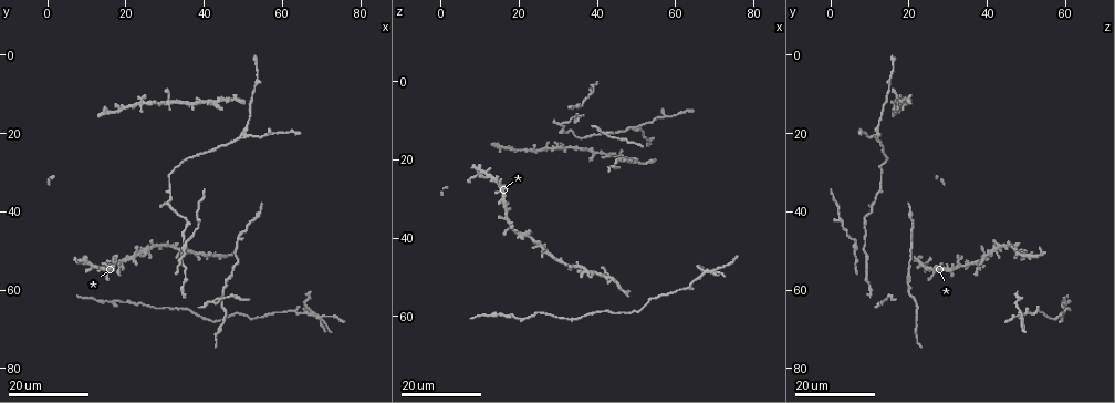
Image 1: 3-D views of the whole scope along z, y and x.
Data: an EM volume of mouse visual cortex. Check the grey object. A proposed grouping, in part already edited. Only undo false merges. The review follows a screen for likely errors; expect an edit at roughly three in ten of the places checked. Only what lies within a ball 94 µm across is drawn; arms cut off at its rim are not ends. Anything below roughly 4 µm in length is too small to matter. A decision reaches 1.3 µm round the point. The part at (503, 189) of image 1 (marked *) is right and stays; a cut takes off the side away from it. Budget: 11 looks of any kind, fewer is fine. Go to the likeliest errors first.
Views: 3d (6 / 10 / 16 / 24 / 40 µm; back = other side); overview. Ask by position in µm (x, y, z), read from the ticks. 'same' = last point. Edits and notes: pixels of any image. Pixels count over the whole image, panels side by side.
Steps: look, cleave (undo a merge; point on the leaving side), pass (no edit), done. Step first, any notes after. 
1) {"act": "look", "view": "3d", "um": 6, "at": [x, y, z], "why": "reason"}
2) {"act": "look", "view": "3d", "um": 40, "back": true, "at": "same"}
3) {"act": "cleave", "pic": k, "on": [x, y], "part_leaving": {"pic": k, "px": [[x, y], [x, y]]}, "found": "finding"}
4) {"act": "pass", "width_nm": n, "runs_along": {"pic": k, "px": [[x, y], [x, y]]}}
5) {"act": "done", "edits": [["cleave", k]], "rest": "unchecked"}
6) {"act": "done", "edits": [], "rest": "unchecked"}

{"act": "look", "view": "3d", "um": 24, "at": [69.5, 67.0, 48.5], "why": "four-way junction"}

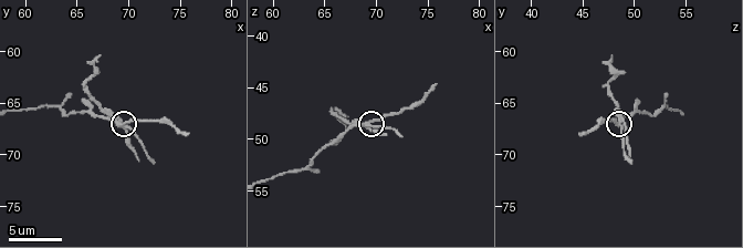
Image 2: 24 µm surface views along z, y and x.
{"act": "look", "view": "3d", "um": 10, "at": [69.4, 67.2, 48.8]}

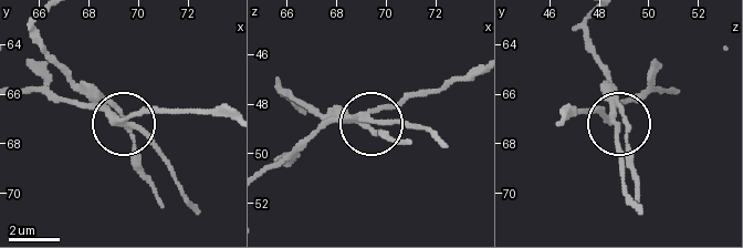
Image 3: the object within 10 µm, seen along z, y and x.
{"act": "cleave", "pic": 3, "on": [76, 90], "arms": 4, "part_leaving": {"pic": 3, "px": [[105, 109], [50, 53], [38, 22]]}, "found": "a second neuron is stuck on"}

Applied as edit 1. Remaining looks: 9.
{"act": "look", "view": "3d", "um": 24, "at": [43.0, 50.5, 50.0], "why": "small branch off a trunk"}

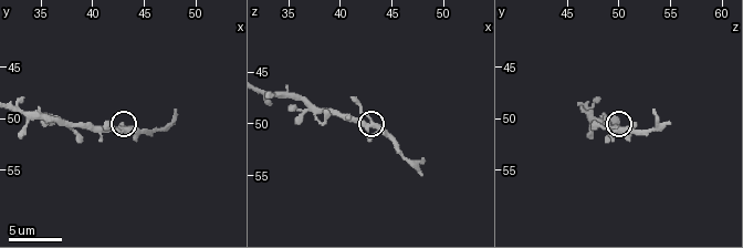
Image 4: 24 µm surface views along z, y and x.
{"act": "look", "view": "3d", "um": 10, "at": [43.0, 51.2, 49.8], "why": "closer look"}

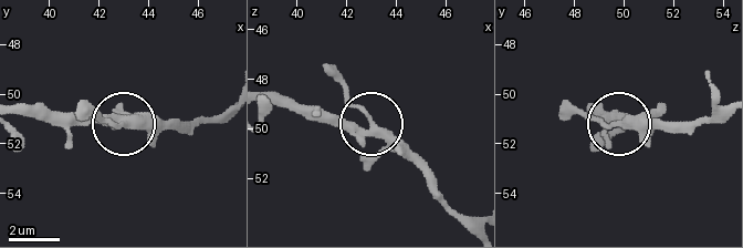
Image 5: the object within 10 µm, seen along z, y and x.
{"act": "pass", "side_arm_um": 62, "arms": 3, "found": "continuous, no second neuron"}

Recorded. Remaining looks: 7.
{"act": "look", "view": "3d", "um": 16, "at": [49.0, 20.5, 12.0], "why": "a fork"}

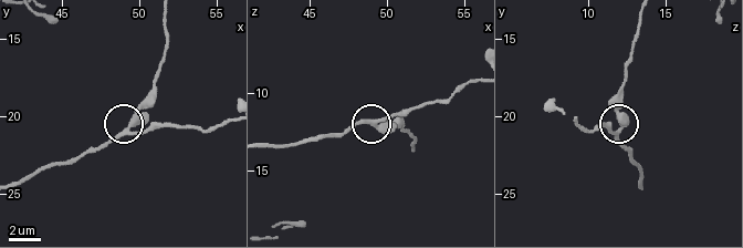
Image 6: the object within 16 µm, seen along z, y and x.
{"act": "look", "view": "3d", "um": 6, "at": [49.2, 21.0, 12.2], "why": "closer look"}

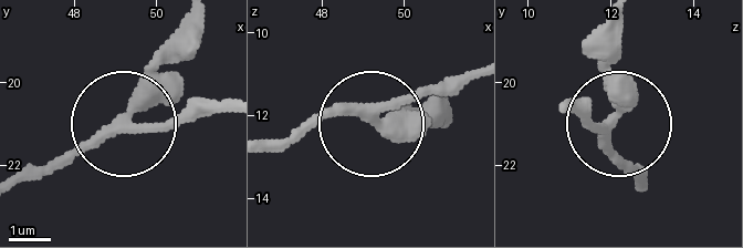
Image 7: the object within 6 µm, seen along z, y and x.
{"act": "pass", "side_arm_um": 18, "found": "all the same neuron"}

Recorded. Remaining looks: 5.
{"act": "look", "view": "3d", "um": 16, "at": [14.5, 55.5, 26.5], "why": "looks like a crossing"}

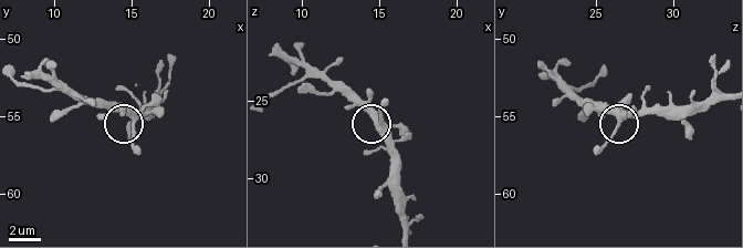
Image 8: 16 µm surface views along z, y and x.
{"act": "look", "view": "3d", "um": 6, "at": [15.0, 55.2, 26.4]}

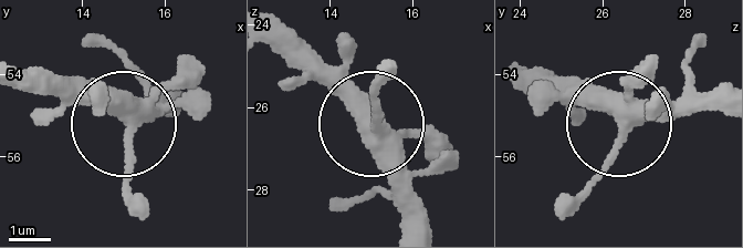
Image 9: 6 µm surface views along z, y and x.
{"act": "pass", "runs_along": {"pic": 9, "px": [[672, 101], [623, 119], [552, 73]]}, "found": "all the same neuron"}

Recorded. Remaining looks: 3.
{"act": "look", "view": "3d", "um": 16, "at": [17.0, 53.0, 32.5], "why": "four arms meet"}

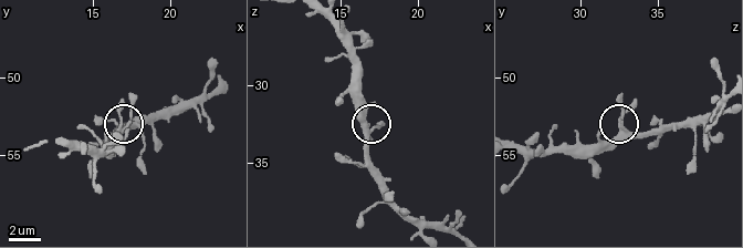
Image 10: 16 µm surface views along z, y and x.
{"act": "look", "view": "3d", "um": 6, "at": [17.0, 53.4, 32.8]}

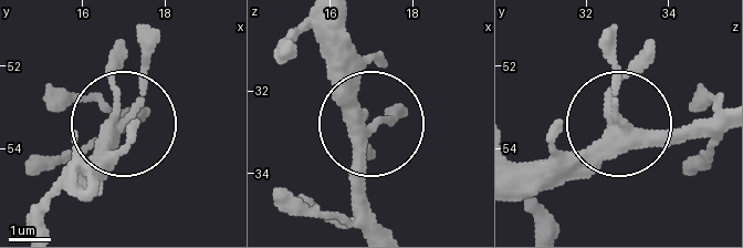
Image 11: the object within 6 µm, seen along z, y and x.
{"act": "look", "view": "3d", "um": 6, "back": true, "at": [16.95, 53.20, 32.70]}

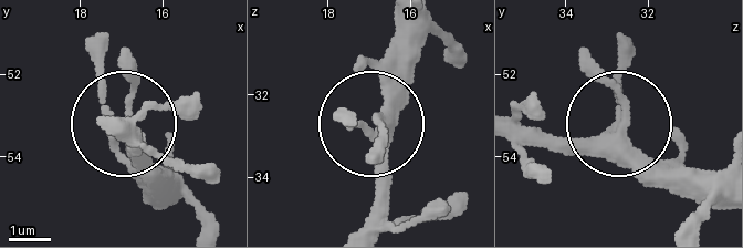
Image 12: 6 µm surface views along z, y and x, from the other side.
{"act": "pass", "width_nm": 270, "runs_along": {"pic": 12, "px": [[717, 173], [663, 169], [618, 124], [536, 137], [515, 103]]}, "found": "one neuron here"}

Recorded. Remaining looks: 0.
{"act": "done", "edits": [["cleave", 3]], "rest": "unchecked"}

